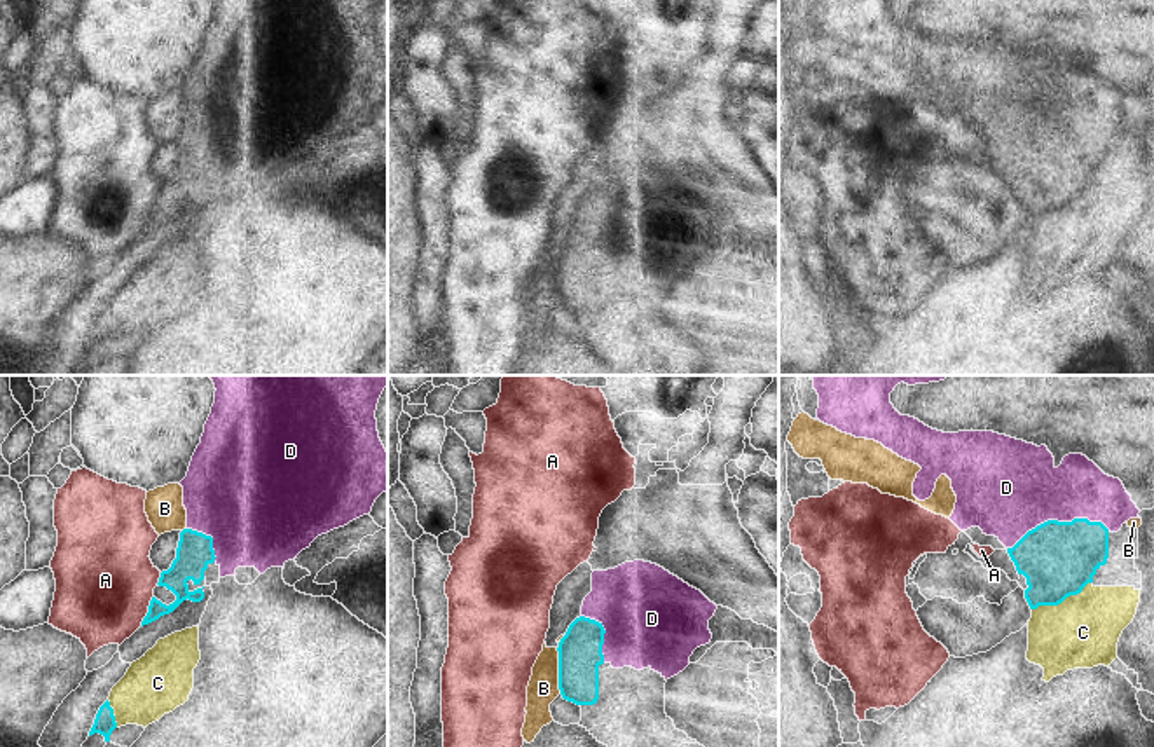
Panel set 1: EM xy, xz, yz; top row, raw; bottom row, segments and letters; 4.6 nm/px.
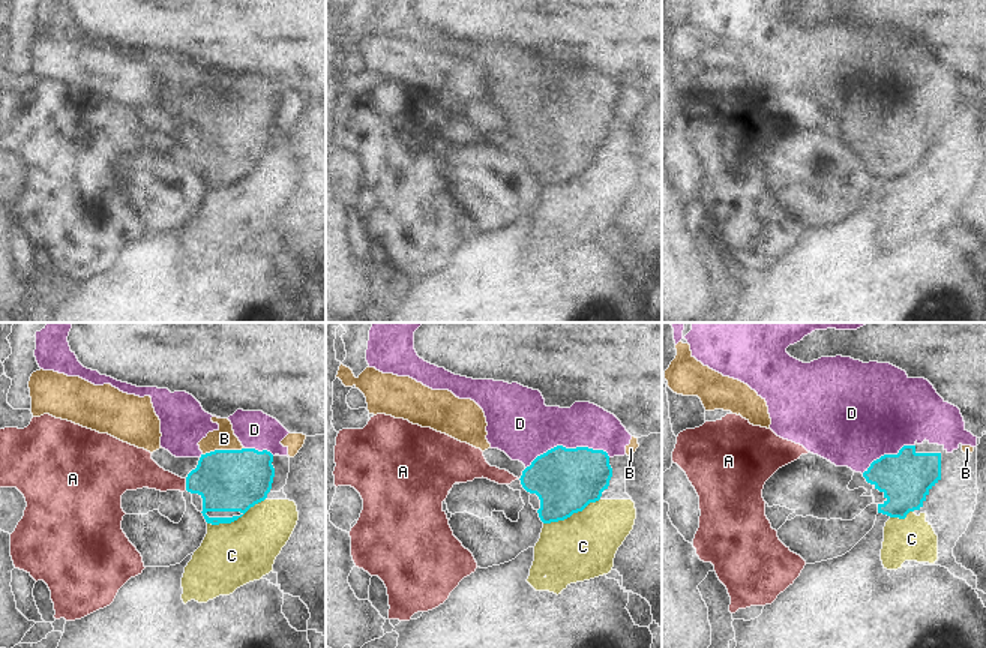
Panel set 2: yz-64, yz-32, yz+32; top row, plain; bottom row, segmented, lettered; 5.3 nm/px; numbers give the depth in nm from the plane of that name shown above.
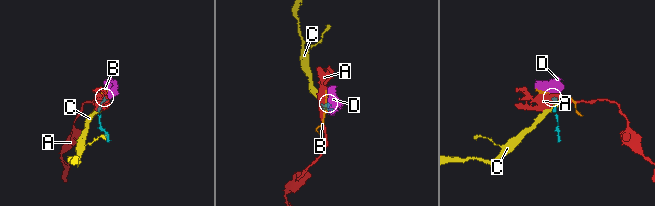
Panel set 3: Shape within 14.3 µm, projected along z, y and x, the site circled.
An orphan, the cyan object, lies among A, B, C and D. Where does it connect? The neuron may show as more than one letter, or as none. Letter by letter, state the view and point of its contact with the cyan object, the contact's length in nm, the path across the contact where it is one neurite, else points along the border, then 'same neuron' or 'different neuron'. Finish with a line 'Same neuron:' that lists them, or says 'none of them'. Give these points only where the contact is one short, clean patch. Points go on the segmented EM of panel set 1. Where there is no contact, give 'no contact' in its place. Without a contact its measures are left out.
A: meets cyan in xy at (149, 611); contact 160 nm long; different neuron
B: meets cyan in xz at (559, 671); contact 220 nm long; border along xz (557, 646), (557, 688), (561, 693); different neuron
C: meets cyan in yz at (1062, 601); contact 300 nm long; different neuron
D: meets cyan in yz at (1057, 520); contact 480 nm long; same neuron
Same neuron: D

